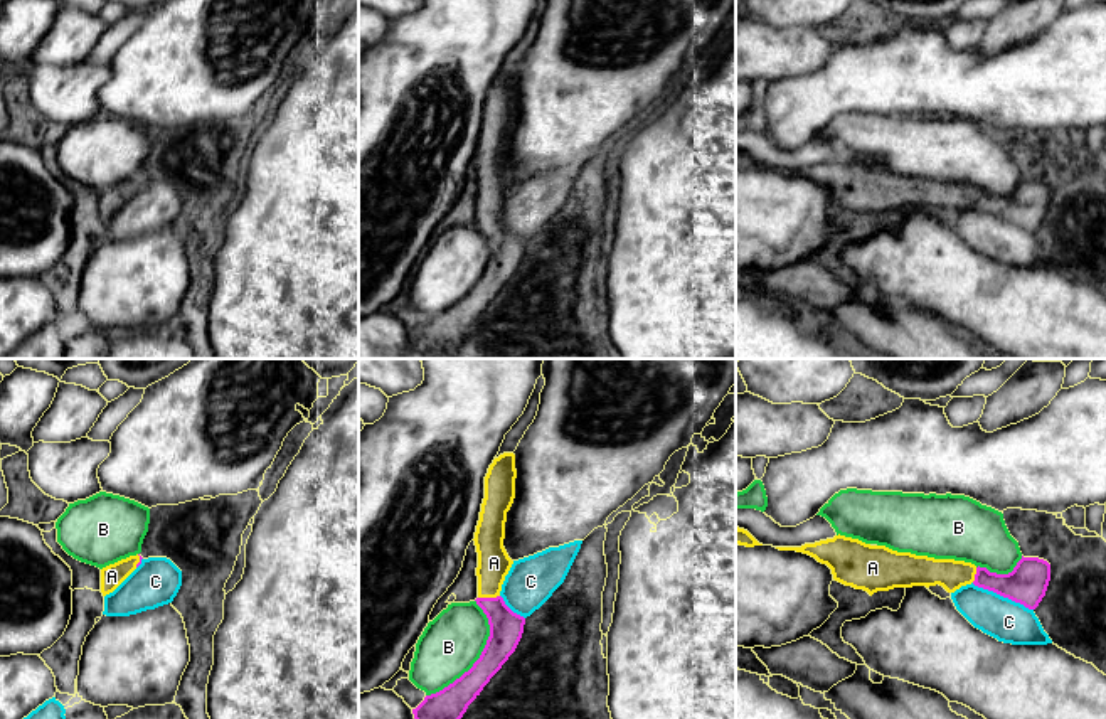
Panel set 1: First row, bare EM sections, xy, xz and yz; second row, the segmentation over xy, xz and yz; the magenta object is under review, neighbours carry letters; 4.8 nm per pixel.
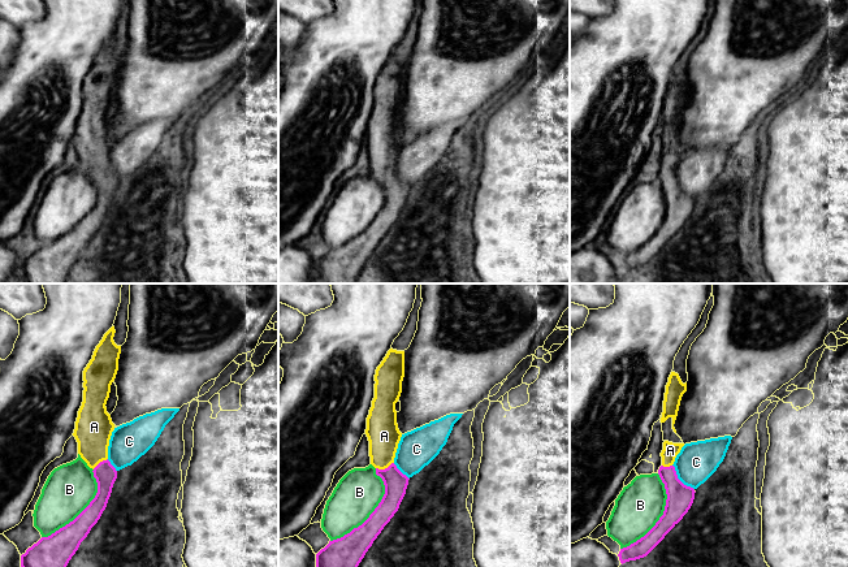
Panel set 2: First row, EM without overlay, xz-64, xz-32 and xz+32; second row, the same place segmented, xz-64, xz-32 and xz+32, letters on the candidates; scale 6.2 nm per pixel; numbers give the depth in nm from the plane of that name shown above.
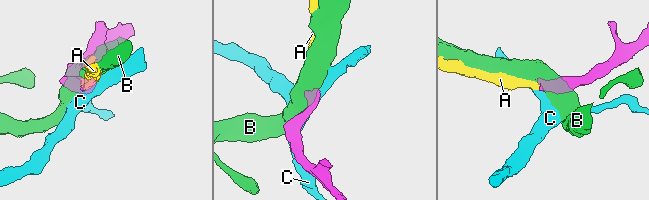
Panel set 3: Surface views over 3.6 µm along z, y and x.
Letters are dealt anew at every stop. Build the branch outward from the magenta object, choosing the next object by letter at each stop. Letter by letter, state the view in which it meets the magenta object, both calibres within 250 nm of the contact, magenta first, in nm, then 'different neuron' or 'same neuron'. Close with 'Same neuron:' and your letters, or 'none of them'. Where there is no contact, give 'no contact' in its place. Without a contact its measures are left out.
A: xz | 160/160 nm | same neuron
B: xz | 160/280 nm | different neuron
C: yz | 190/200 nm | different neuron
Same neuron: A

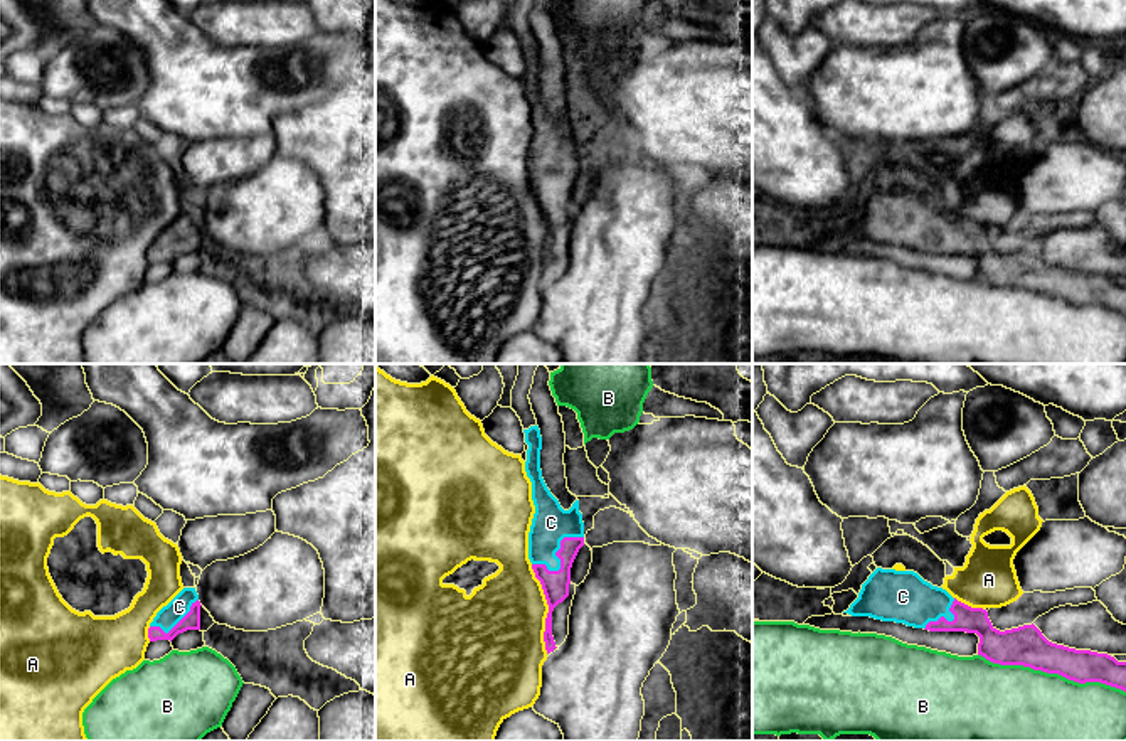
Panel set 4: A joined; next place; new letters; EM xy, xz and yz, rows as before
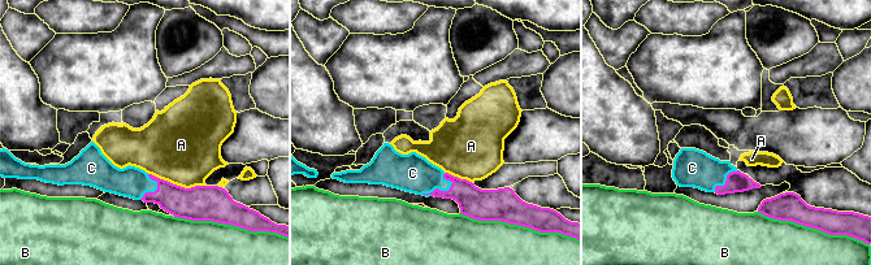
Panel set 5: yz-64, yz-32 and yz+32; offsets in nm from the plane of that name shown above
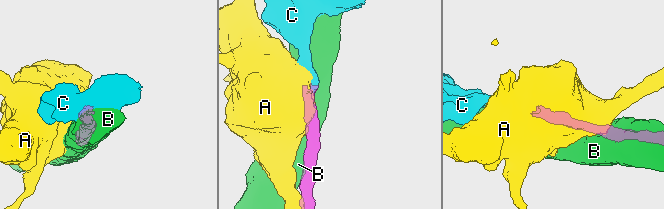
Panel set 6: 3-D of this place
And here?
A: xz | 130/420 nm | different neuron
B: yz | 190/480 nm | different neuron
C: xz | 130/180 nm | same neuron
Same neuron: C

